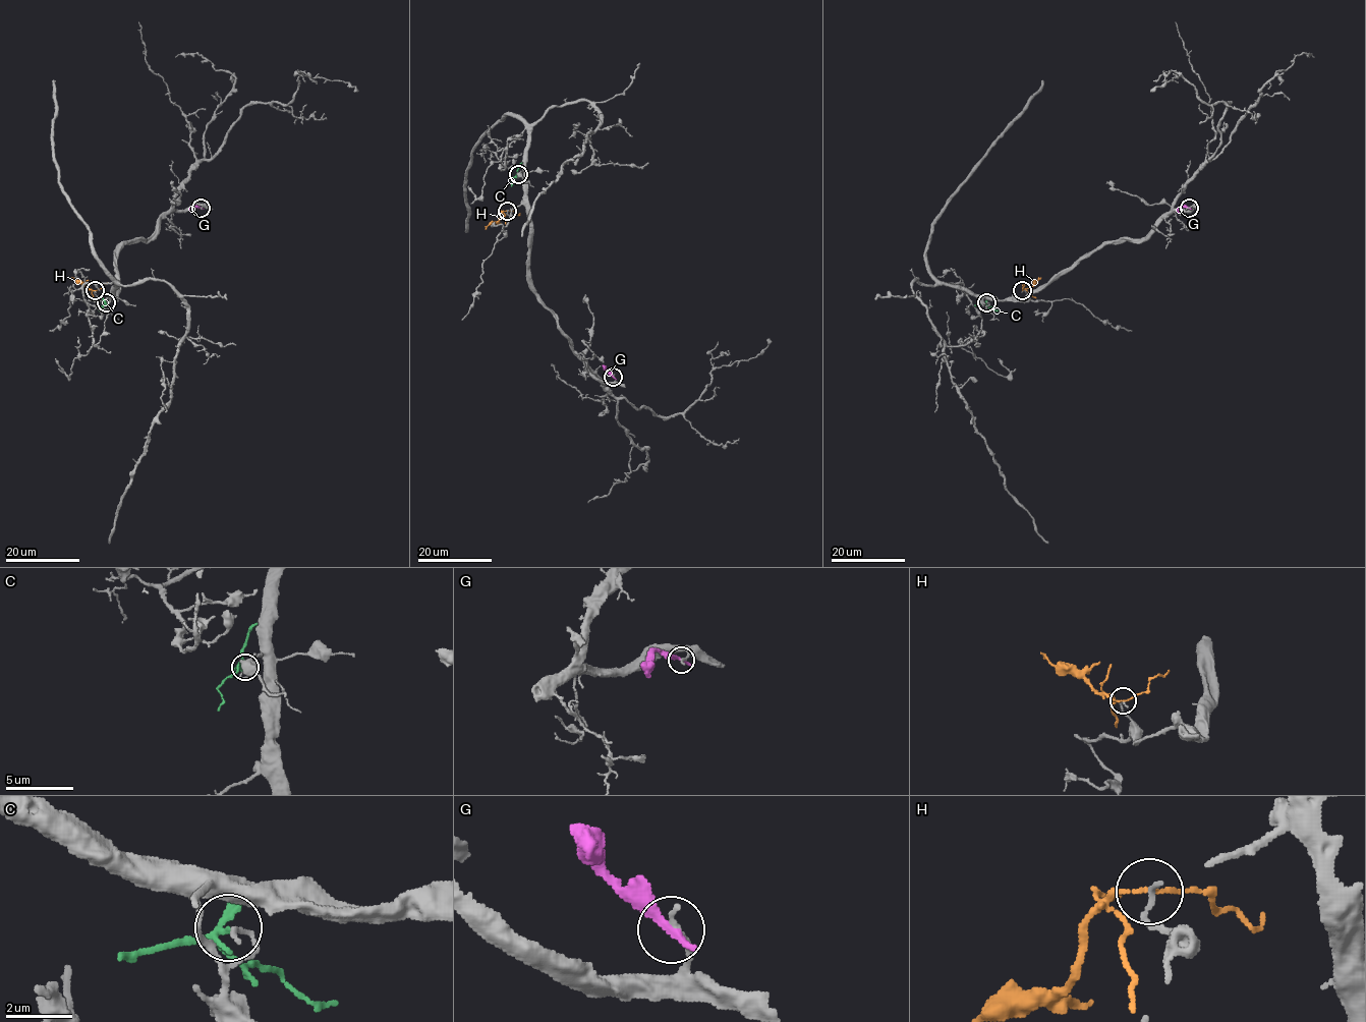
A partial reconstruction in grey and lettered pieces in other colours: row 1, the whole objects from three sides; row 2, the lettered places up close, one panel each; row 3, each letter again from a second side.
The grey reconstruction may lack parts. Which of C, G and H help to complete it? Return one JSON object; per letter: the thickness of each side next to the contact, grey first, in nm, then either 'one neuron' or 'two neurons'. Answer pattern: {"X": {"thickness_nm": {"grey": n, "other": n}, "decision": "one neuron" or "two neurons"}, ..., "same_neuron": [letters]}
{"C": {"thickness_nm": {"grey": 140, "other": 190}, "decision": "two neurons"}, "G": {"thickness_nm": {"grey": 200, "other": 320}, "decision": "two neurons"}, "H": {"thickness_nm": {"grey": 150, "other": 100}, "decision": "two neurons"}, "same_neuron": []}

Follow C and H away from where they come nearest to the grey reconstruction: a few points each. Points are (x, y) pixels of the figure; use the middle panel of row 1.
C: (518, 174), (511, 180), (511, 186)
H: (507, 211), (485, 229)

